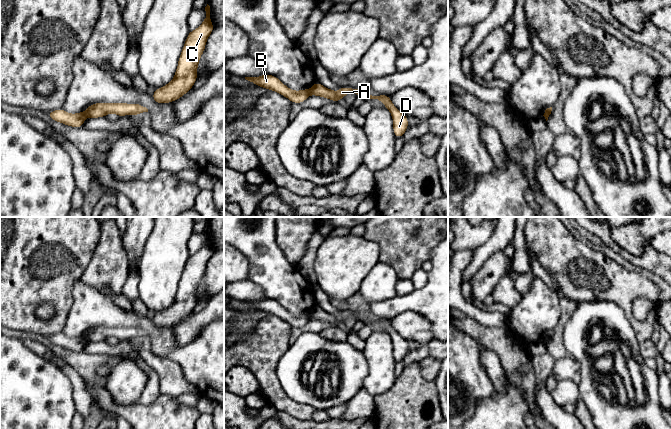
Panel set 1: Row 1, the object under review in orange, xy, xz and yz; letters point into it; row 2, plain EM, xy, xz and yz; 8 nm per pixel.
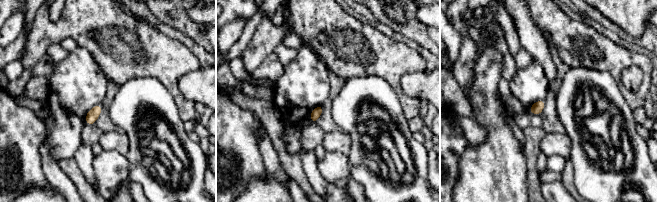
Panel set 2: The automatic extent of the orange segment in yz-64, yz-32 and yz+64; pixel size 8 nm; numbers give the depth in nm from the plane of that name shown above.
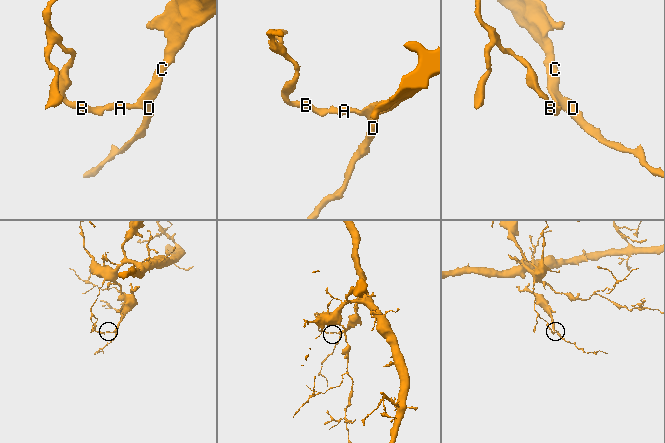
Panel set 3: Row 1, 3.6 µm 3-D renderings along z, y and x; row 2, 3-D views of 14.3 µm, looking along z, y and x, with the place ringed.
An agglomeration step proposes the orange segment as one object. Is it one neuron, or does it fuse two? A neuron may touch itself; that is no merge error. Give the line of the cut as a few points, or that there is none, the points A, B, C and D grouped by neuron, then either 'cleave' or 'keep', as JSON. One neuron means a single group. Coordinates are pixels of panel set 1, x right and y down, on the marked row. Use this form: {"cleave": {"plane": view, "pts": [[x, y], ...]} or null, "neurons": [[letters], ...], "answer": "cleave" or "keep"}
{"cleave": {"plane": "xz", "pts": [[309, 89], [310, 93]]}, "neurons": [["A", "C", "D"], ["B"]], "answer": "cleave"}

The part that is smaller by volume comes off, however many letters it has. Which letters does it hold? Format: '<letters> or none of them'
A, C, D

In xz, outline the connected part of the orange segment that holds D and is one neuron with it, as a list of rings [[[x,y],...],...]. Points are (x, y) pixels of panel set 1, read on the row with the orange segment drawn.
[[[315,82],[310,89],[310,94],[328,98],[331,101],[338,102],[340,99],[344,99],[347,93],[355,93],[357,96],[361,96],[366,100],[380,100],[384,106],[389,110],[393,119],[393,131],[396,139],[404,135],[408,128],[408,118],[402,112],[400,112],[392,103],[390,96],[378,94],[374,96],[368,94],[365,90],[356,89],[352,87],[340,87],[338,92],[328,89],[321,85],[319,82]]]

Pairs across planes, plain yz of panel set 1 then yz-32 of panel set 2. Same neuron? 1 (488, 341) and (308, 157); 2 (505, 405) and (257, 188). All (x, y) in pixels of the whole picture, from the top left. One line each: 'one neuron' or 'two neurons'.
1: two neurons
2: one neuron

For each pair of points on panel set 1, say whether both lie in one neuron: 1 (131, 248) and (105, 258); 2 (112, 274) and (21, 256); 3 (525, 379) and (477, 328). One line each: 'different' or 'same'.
1: different
2: different
3: same

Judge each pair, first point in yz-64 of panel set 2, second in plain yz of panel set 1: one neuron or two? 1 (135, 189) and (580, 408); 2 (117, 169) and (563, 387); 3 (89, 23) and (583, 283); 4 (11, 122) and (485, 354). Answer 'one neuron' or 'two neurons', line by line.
1: one neuron
2: one neuron
3: one neuron
4: two neurons

